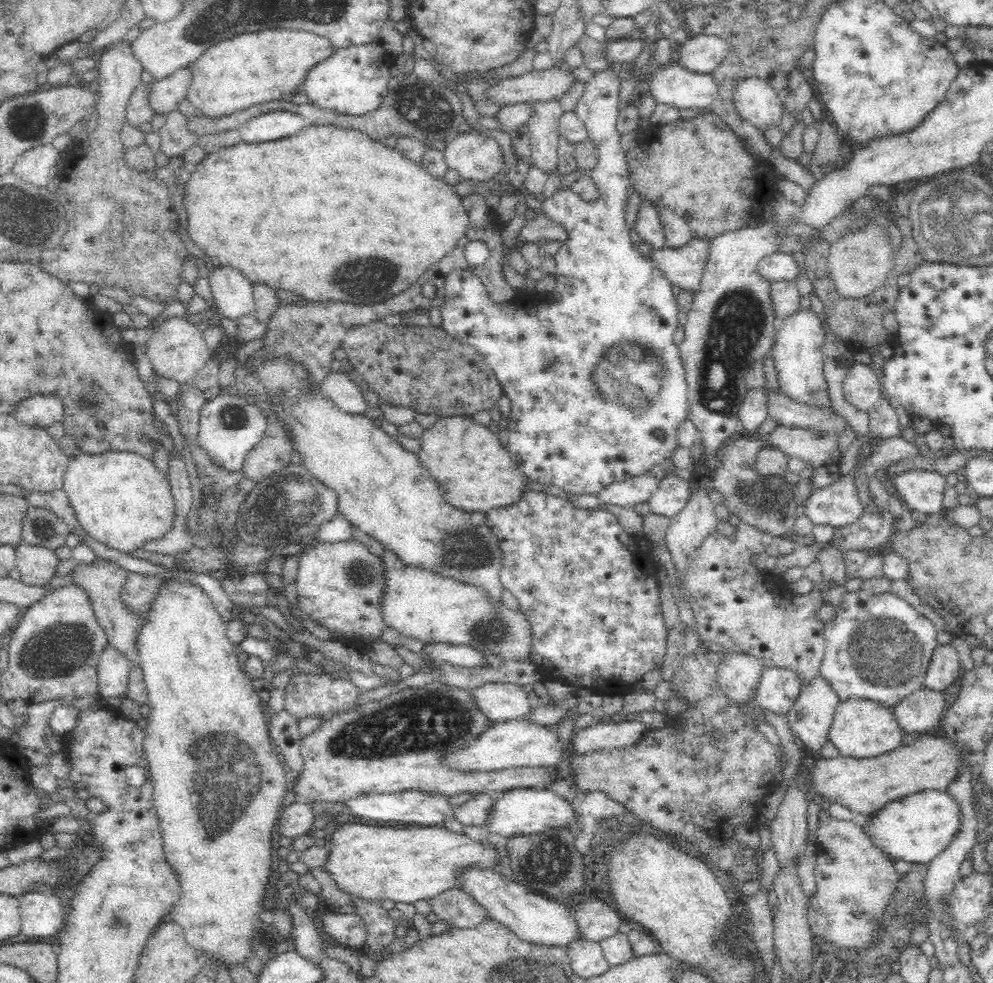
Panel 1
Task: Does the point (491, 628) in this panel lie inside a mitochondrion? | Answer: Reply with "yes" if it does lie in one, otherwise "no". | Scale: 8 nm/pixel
yes

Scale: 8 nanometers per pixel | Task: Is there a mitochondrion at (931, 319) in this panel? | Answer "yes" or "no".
no

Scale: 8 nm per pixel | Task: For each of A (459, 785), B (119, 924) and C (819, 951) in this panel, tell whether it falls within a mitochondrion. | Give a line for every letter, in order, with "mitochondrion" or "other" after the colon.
A: other
B: mitochondrion
C: other

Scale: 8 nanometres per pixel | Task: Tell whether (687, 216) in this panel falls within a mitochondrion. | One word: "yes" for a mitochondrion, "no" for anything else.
no

